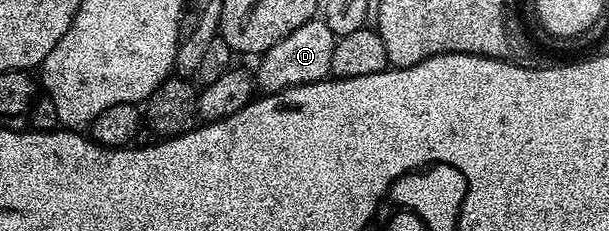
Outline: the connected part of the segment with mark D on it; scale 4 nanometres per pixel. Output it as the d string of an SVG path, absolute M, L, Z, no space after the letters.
M322 17L305 21L301 29L293 29L285 41L277 41L273 49L266 51L258 60L259 68L254 68L253 78L258 90L263 93L284 91L286 87L300 87L306 83L316 83L331 75L333 49L336 35Z

